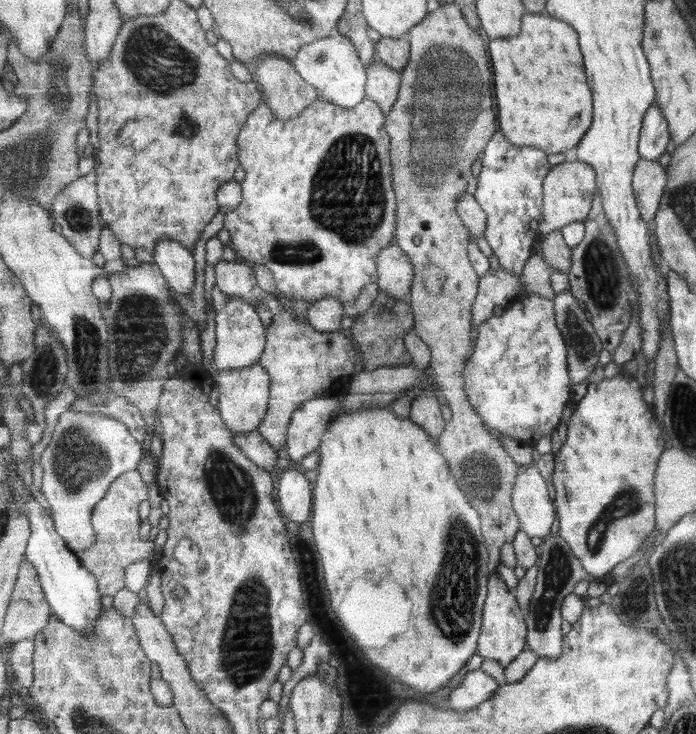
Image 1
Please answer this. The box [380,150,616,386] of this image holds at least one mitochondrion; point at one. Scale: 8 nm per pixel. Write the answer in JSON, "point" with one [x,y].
{"point":[578,334]}

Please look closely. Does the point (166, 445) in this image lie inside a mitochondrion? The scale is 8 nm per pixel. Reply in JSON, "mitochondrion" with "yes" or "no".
{"mitochondrion":"no"}

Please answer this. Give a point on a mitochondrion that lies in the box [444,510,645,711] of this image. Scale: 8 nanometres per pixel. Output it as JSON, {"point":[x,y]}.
{"point":[557,571]}

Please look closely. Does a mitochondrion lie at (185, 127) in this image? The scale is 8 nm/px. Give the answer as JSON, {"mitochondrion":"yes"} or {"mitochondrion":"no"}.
{"mitochondrion":"yes"}

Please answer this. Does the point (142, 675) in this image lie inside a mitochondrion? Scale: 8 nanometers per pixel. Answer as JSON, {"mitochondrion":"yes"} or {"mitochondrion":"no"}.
{"mitochondrion":"no"}

